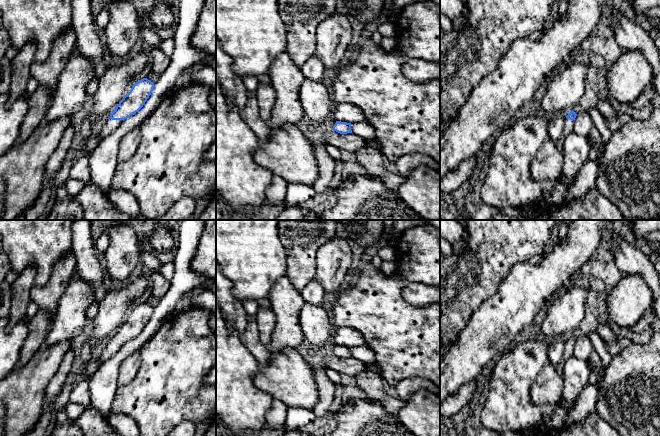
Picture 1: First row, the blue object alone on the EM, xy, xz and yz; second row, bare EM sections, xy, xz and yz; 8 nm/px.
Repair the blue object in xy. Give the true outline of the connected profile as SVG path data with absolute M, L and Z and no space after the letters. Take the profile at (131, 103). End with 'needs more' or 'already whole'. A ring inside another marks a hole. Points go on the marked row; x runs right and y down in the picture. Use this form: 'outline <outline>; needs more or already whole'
outline M147 78L137 81L130 92L124 95L115 110L110 113L110 118L100 130L102 139L112 134L125 119L138 112L151 95L153 88L154 83Z; needs more

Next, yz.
outline M572 110L564 119L564 129L562 136L555 142L557 148L560 151L563 151L564 149L564 140L568 134L570 134L574 129L574 120L576 118L577 114Z; needs more

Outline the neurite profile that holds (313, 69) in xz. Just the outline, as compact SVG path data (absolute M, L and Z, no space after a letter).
M315 53L314 55L310 56L310 58L300 69L305 79L321 82L325 70L325 65Z

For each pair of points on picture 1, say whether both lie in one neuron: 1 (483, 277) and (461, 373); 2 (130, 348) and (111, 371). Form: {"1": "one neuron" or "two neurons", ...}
{"1": "two neurons", "2": "one neuron"}

